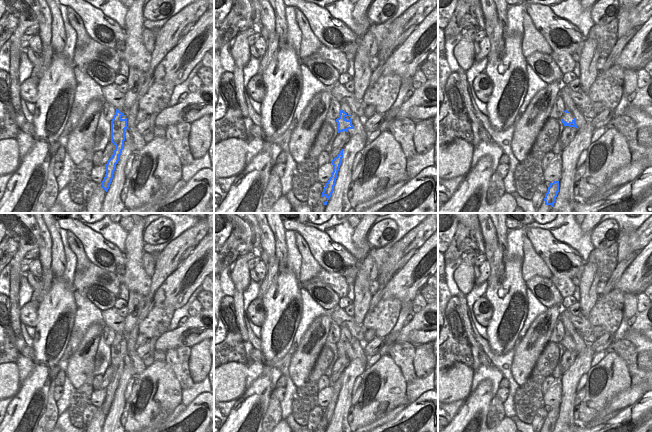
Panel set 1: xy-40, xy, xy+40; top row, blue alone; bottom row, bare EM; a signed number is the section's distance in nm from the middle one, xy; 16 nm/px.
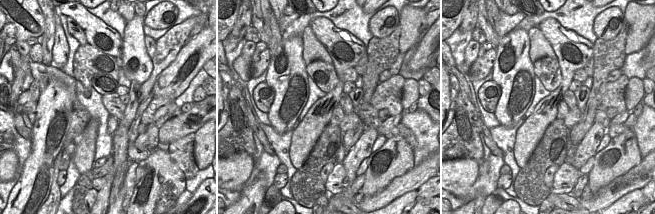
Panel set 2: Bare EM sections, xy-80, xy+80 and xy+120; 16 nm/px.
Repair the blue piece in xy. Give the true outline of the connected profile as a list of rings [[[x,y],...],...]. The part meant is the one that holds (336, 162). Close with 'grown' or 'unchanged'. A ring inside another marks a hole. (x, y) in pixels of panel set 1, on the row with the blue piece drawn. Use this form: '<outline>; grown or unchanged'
[[[343,149],[339,152],[339,154],[331,161],[332,165],[333,165],[333,172],[331,174],[330,179],[328,180],[328,182],[325,184],[325,187],[323,189],[322,195],[321,197],[325,196],[327,198],[327,200],[325,202],[323,202],[323,205],[327,205],[328,200],[330,199],[333,191],[334,191],[334,186],[335,186],[335,182],[337,179],[337,174],[342,162],[342,158],[343,158]]]; unchanged

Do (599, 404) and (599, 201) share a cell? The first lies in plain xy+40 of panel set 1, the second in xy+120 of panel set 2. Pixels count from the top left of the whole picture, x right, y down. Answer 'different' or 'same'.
different

